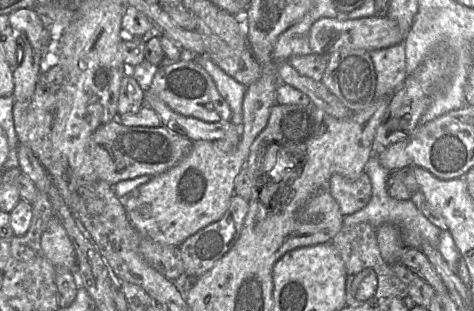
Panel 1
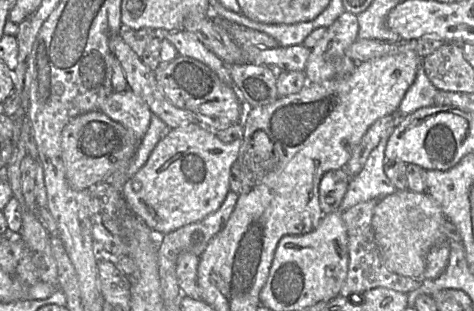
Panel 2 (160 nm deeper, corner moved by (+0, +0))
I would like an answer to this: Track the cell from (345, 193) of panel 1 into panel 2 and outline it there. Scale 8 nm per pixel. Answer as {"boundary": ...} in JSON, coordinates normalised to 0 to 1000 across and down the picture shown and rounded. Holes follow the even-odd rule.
{"boundary":[[[726,543],[696,547],[673,592],[673,653],[686,688],[717,678],[741,569]]]}

